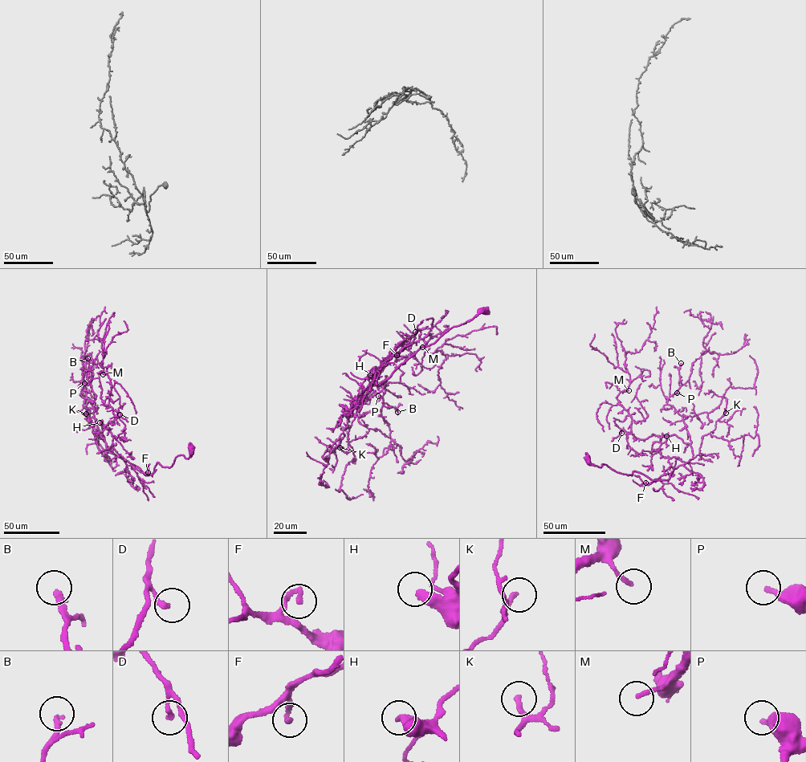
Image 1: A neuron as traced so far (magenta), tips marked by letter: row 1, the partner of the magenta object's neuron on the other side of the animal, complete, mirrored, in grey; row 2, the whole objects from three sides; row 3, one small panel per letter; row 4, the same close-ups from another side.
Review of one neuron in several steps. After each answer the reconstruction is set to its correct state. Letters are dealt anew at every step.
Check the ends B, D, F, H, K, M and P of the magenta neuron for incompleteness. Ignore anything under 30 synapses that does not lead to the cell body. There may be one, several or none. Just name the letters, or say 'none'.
B

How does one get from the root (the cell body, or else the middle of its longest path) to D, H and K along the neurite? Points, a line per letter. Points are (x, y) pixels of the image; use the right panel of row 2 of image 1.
D: (586, 458), (593, 465), (659, 480), (693, 458), (691, 446), (674, 434), (645, 439), (621, 433)
H: (586, 458), (628, 475), (637, 471), (667, 479), (693, 455), (688, 443), (666, 436)
K: (586, 458), (628, 475), (637, 471), (667, 479), (698, 454), (702, 437), (726, 413)

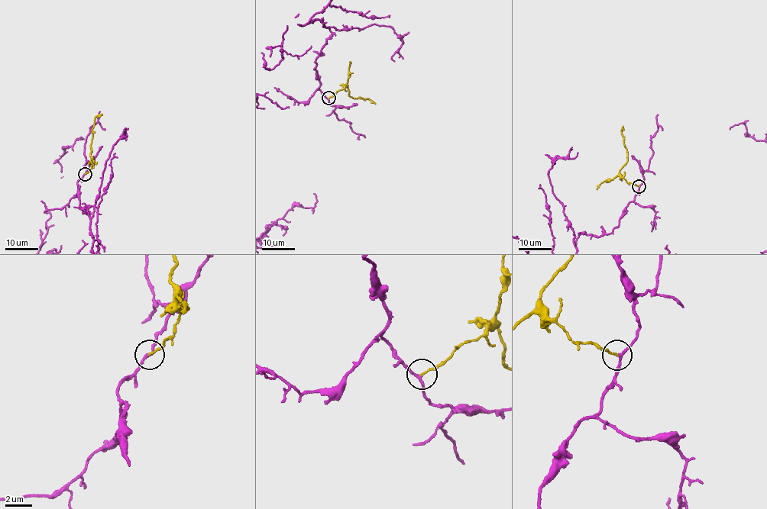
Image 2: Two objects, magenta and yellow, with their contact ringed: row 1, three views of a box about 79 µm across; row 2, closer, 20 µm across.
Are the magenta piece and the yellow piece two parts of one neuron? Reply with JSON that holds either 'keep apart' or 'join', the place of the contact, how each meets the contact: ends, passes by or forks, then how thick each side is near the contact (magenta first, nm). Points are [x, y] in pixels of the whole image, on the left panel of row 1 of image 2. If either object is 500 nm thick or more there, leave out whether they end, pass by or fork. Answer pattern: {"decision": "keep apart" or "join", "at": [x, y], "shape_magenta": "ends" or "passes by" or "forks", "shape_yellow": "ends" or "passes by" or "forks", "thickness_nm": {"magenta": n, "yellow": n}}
{"decision": "join", "at": [85, 174], "shape_magenta": "passes by", "shape_yellow": "ends", "thickness_nm": {"magenta": 190, "yellow": 130}}

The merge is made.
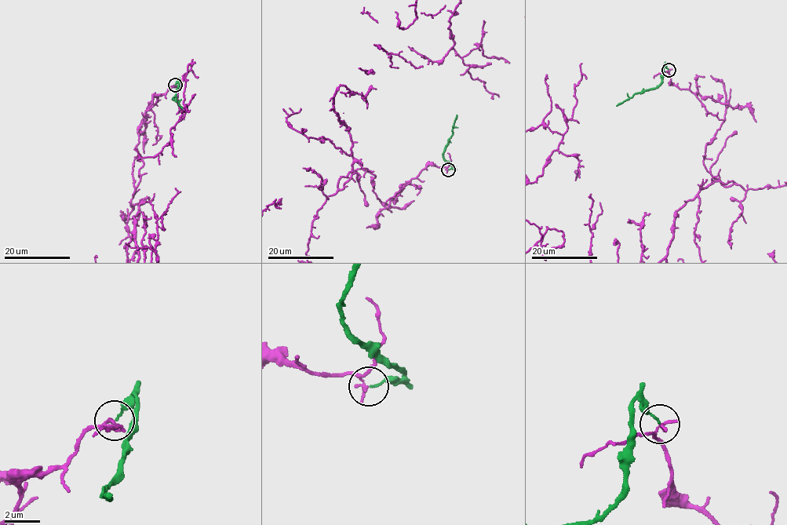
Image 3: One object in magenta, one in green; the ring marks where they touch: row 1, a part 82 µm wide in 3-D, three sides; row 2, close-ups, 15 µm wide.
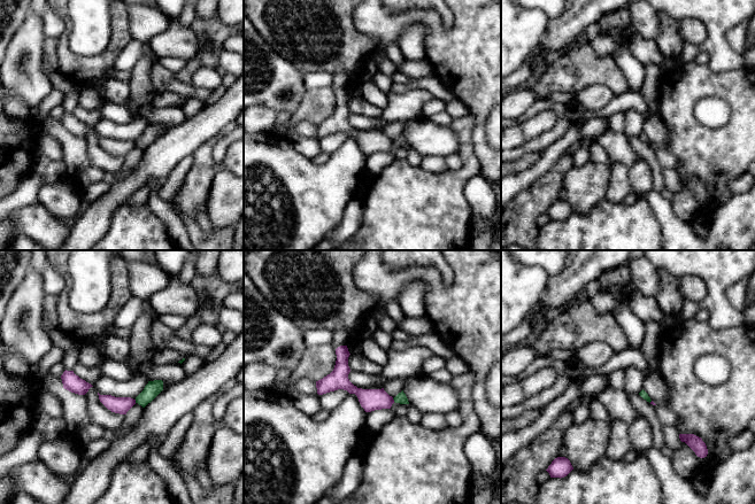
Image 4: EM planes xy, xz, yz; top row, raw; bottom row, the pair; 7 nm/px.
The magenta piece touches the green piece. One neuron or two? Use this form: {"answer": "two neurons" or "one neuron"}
{"answer": "two neurons"}

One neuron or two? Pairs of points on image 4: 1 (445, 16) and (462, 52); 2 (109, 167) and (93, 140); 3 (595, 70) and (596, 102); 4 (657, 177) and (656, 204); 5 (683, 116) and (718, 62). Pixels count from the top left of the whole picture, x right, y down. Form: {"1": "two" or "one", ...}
{"1": "two", "2": "one", "3": "two", "4": "two", "5": "two"}

